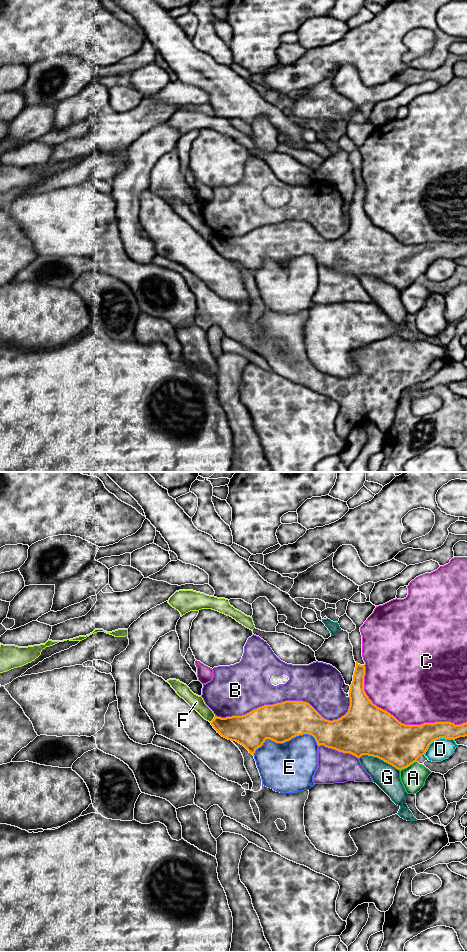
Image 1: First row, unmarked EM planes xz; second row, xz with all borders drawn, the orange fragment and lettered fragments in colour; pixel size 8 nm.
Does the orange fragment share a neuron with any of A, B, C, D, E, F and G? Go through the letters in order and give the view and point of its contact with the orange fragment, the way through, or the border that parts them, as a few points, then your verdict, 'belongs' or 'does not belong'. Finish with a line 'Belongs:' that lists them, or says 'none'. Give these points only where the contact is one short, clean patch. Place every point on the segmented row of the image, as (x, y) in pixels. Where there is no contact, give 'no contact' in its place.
A: contact xz (408, 765); does not belong
B: contact xz (287, 701); does not belong
C: contact xz (400, 722); does not belong
D: contact xz (437, 738); does not belong
E: contact xz (285, 741); does not belong
F: contact xz (213, 719); border xz (215, 716), (210, 722); does not belong
G: contact xz (379, 758); does not belong
Belongs: none

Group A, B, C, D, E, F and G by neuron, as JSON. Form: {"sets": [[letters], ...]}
{"sets": [["A"], ["B"], ["C"], ["D"], ["E"], ["F"], ["G"]]}

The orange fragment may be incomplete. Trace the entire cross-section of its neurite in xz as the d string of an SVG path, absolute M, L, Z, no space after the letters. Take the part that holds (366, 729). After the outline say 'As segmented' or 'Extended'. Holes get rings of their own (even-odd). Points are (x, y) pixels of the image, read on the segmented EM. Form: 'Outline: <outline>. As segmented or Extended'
Outline: M356 662L353 681L349 690L350 706L348 712L337 720L329 721L324 719L307 702L285 701L273 705L264 705L242 716L226 718L215 716L210 723L222 737L243 745L253 756L255 751L263 745L266 739L270 739L276 743L284 743L296 736L309 734L315 738L318 746L324 745L339 752L350 753L357 758L360 758L362 755L377 757L398 770L407 768L416 762L420 756L425 754L429 745L437 739L445 738L455 740L467 736L467 722L461 725L455 725L451 722L424 723L421 725L402 724L393 715L374 705L368 698L364 691L364 676L365 666Z. As segmented

